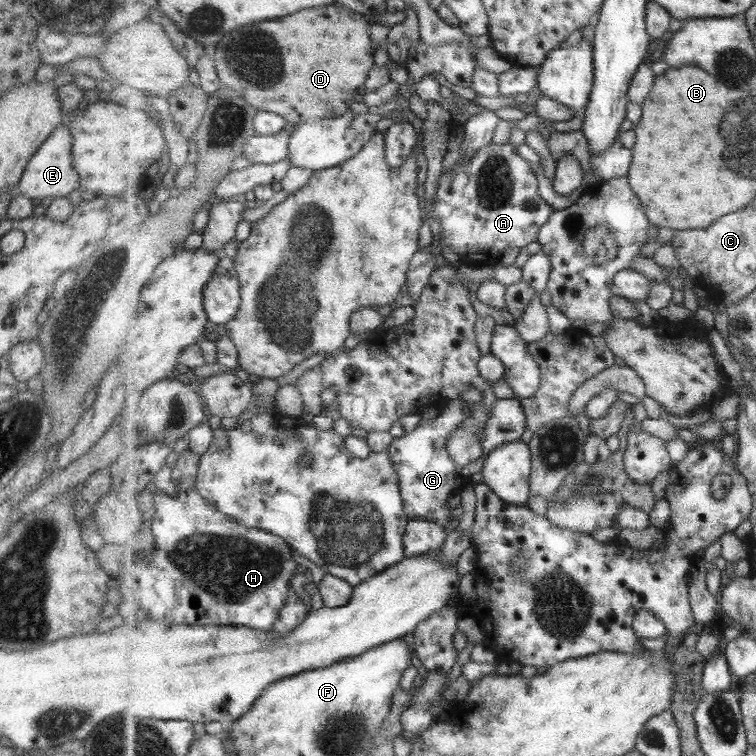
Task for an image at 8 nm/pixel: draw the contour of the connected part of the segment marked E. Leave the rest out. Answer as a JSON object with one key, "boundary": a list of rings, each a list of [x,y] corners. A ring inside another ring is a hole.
{"boundary":[[[65,122],[59,123],[27,161],[16,184],[15,193],[27,196],[29,199],[37,198],[46,202],[48,198],[66,197],[69,192],[78,188],[78,174],[73,170],[71,160],[71,143],[72,138],[68,127]]]}

